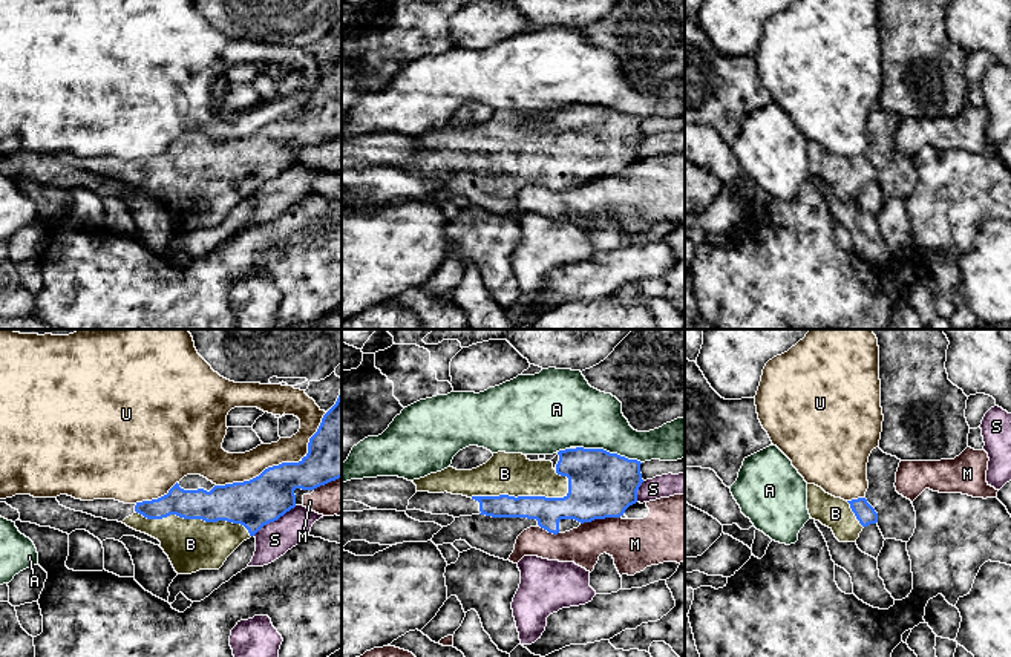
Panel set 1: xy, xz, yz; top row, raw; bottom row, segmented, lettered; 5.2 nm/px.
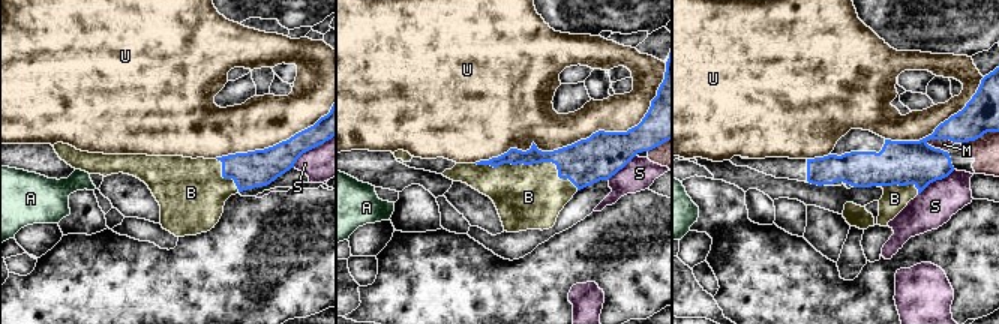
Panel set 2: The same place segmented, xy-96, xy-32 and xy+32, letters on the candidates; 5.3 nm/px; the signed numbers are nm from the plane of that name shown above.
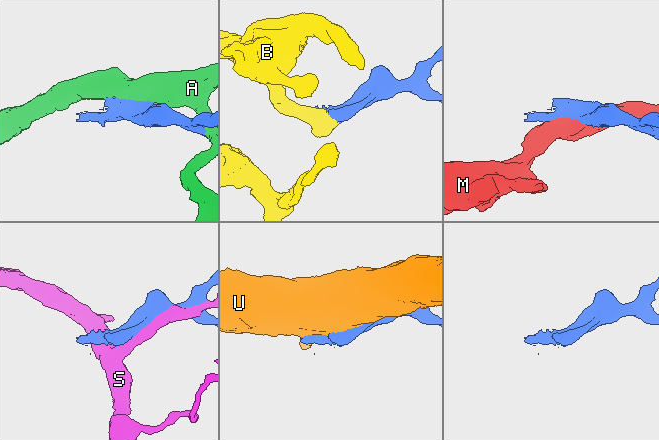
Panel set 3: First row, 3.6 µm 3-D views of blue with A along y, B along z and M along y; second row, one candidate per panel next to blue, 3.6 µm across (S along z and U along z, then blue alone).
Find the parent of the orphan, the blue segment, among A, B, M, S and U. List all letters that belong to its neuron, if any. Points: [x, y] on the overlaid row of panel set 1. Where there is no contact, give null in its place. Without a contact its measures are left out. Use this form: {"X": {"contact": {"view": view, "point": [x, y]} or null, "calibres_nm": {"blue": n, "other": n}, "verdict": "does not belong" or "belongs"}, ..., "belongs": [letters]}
{"A": {"contact": {"view": "xz", "point": [608, 452]}, "calibres_nm": {"blue": 340, "other": 340}, "verdict": "does not belong"}, "B": {"contact": {"view": "xz", "point": [526, 496]}, "calibres_nm": {"blue": 150, "other": 220}, "verdict": "belongs"}, "M": {"contact": {"view": "xz", "point": [599, 518]}, "calibres_nm": {"blue": 340, "other": 280}, "verdict": "does not belong"}, "S": {"contact": {"view": "xy", "point": [274, 519]}, "calibres_nm": {"blue": 260, "other": 180}, "verdict": "does not belong"}, "U": {"contact": {"view": "xy", "point": [282, 463]}, "calibres_nm": {"blue": 260, "other": 160}, "verdict": "does not belong"}, "belongs": ["B"]}

